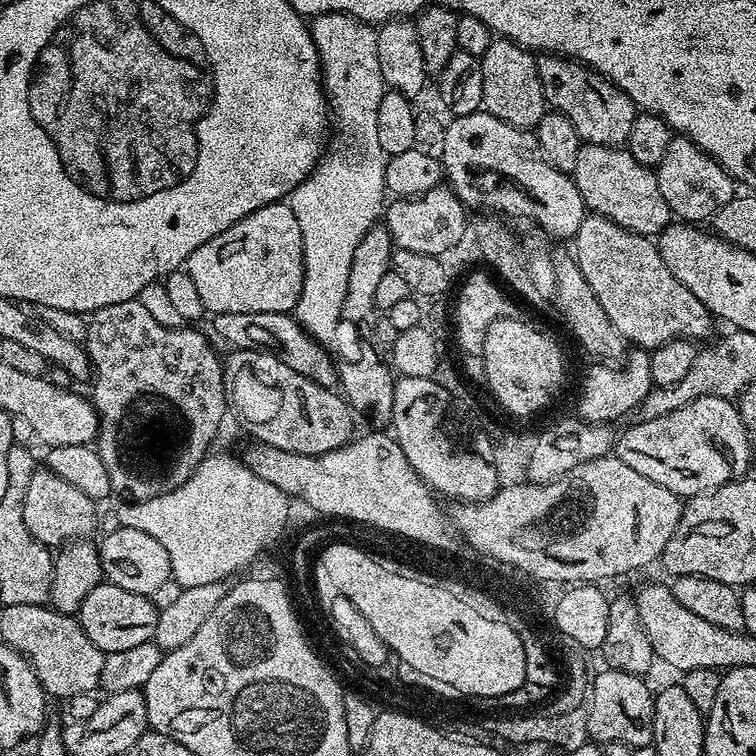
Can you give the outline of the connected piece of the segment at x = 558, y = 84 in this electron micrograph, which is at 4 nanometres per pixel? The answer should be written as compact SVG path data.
M540 54L536 56L536 65L545 105L553 112L566 114L566 118L570 118L570 122L574 124L574 130L578 130L583 143L611 148L627 145L638 109L621 88L617 88L601 72L566 56Z

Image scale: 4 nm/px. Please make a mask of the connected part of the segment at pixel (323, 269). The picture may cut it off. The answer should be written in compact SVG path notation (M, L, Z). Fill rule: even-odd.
M327 12L310 20L312 41L320 59L330 120L340 141L333 152L319 157L316 169L287 197L298 218L304 243L302 294L294 315L313 337L328 341L340 325L355 247L385 211L385 157L378 146L378 106L386 85L378 67L377 29L344 12Z

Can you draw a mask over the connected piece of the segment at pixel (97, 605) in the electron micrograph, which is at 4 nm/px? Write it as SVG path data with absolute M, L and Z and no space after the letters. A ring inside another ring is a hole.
M101 582L90 590L81 604L78 619L82 630L86 630L86 638L107 654L130 650L130 646L142 646L142 642L153 639L158 626L158 609L147 596L122 590L117 584Z

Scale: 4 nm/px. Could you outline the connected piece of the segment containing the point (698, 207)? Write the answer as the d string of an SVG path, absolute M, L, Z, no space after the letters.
M687 138L672 139L670 146L666 146L666 154L662 154L662 162L655 165L654 171L658 190L662 190L662 198L666 198L666 206L670 206L673 217L684 222L711 221L726 202L738 195L738 184L731 174L710 153Z

